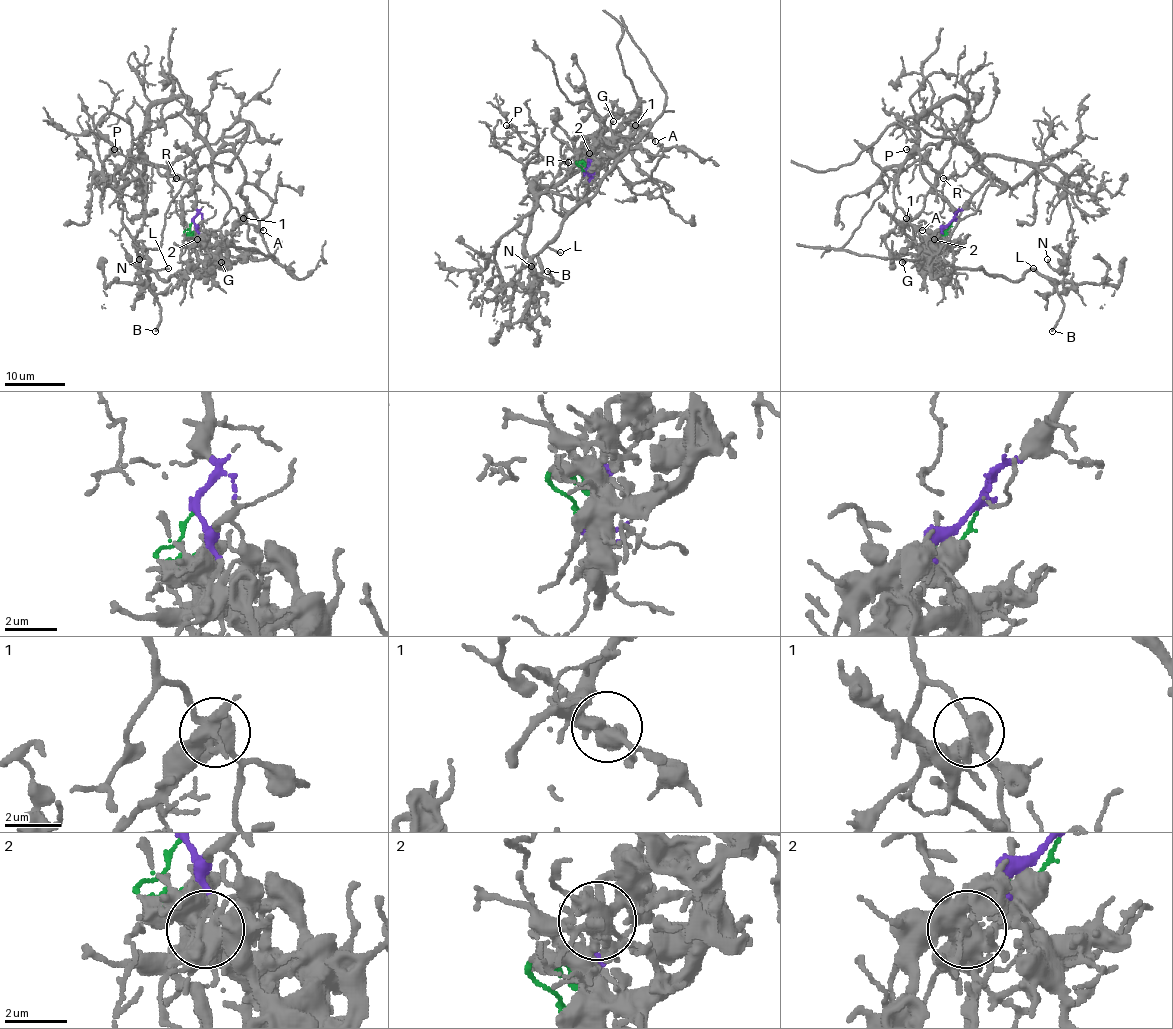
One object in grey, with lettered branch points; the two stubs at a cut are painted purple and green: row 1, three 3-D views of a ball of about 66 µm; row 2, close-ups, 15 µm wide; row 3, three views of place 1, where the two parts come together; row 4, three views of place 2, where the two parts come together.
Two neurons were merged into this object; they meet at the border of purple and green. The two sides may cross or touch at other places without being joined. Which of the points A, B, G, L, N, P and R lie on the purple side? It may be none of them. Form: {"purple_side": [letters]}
{"purple_side": ["A", "P", "R"]}

